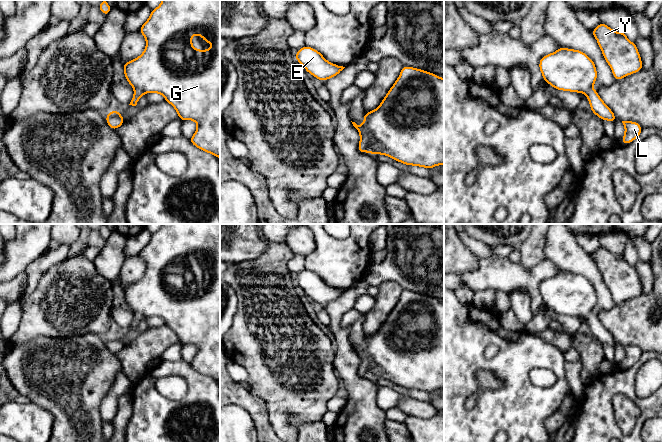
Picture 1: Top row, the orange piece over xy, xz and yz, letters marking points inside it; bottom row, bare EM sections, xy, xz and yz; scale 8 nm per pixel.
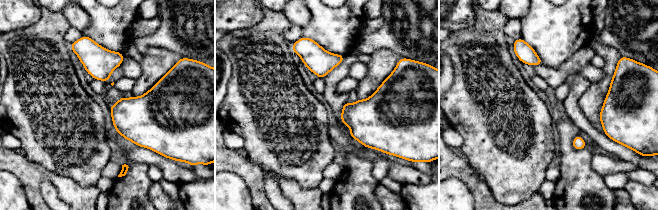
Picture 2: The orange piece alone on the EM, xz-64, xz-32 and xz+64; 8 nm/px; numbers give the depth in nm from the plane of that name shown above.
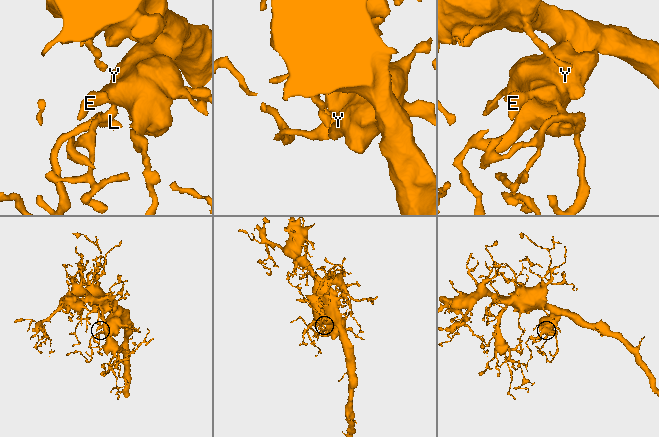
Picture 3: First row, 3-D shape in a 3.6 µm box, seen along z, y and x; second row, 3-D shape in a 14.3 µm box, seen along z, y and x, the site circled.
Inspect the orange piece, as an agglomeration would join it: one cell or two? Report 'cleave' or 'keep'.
keep

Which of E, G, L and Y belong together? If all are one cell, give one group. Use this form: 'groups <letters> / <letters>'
groups E G L Y

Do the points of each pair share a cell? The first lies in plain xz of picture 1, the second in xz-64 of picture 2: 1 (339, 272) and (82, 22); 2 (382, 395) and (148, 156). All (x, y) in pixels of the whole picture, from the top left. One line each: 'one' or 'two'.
1: two
2: two

